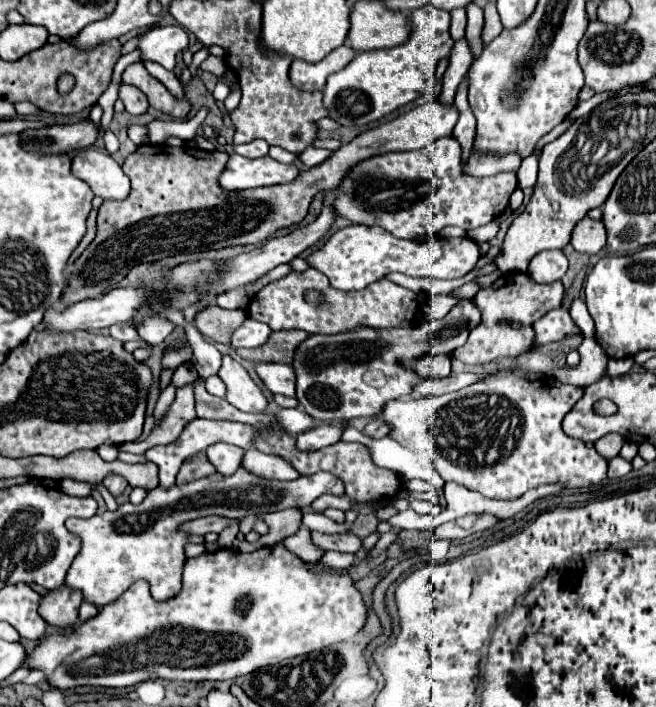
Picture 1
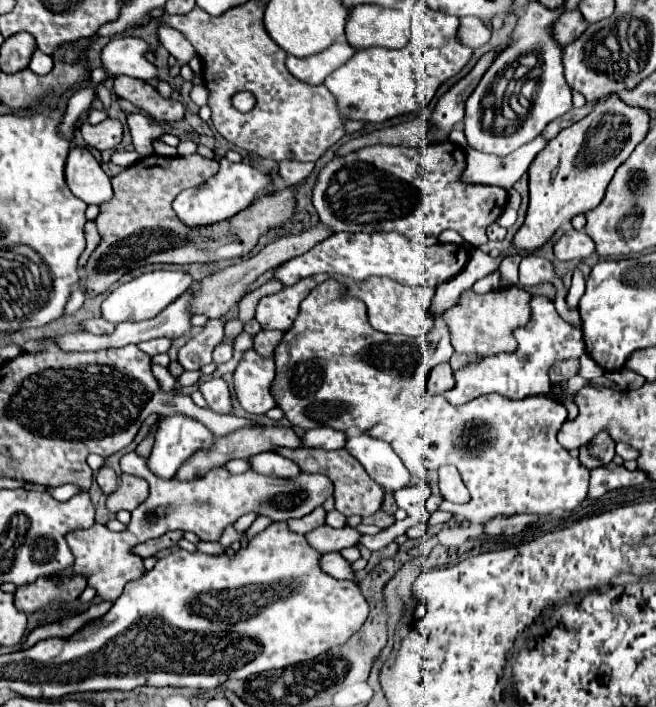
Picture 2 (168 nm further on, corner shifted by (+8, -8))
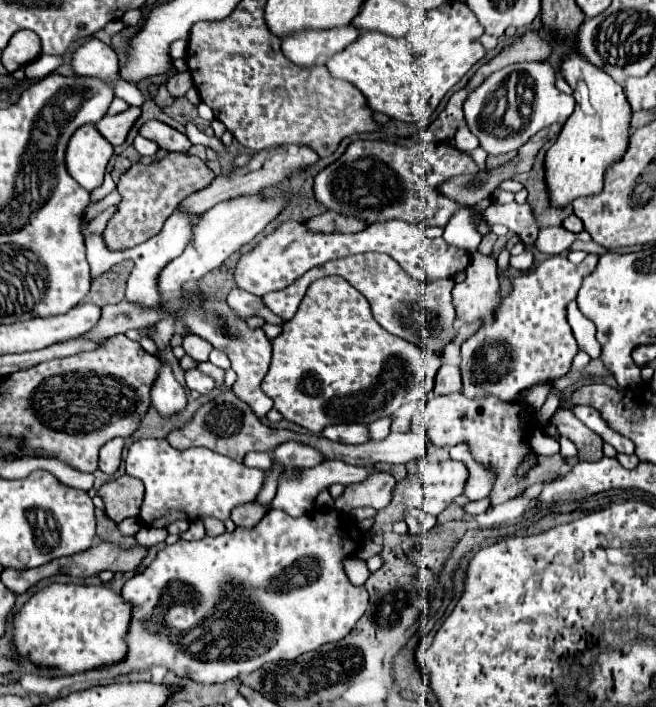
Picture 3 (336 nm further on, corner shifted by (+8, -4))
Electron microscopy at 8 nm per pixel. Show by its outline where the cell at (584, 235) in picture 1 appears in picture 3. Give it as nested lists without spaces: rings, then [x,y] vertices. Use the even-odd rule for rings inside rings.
[[[546,227],[540,231],[540,235],[536,239],[536,249],[546,255],[560,255],[560,253],[566,253],[576,239],[590,241],[591,236],[585,230],[576,235],[564,227]]]

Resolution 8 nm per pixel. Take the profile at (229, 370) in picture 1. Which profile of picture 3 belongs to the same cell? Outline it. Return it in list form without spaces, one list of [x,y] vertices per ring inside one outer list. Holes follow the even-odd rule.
[[[190,369],[190,371],[186,371],[186,387],[198,391],[200,395],[210,395],[216,387],[216,381],[208,375],[202,375],[200,371]]]

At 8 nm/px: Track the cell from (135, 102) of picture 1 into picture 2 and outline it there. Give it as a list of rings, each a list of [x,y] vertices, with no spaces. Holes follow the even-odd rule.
[[[140,113],[128,115],[128,127],[130,127],[130,133],[132,133],[134,147],[142,157],[152,153],[152,141],[154,139],[160,139],[162,135],[168,133],[166,125],[162,125],[160,121],[152,119],[152,117],[144,117]]]

